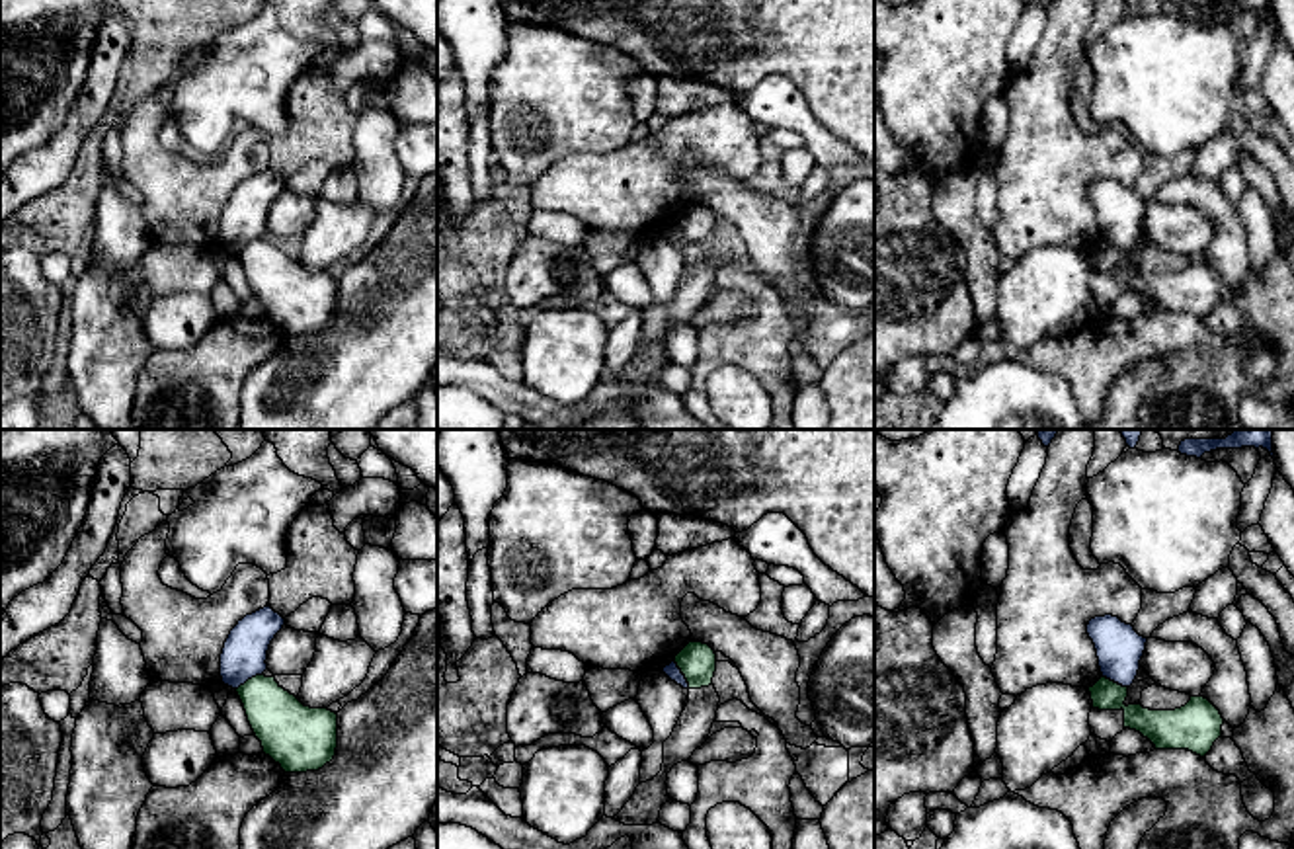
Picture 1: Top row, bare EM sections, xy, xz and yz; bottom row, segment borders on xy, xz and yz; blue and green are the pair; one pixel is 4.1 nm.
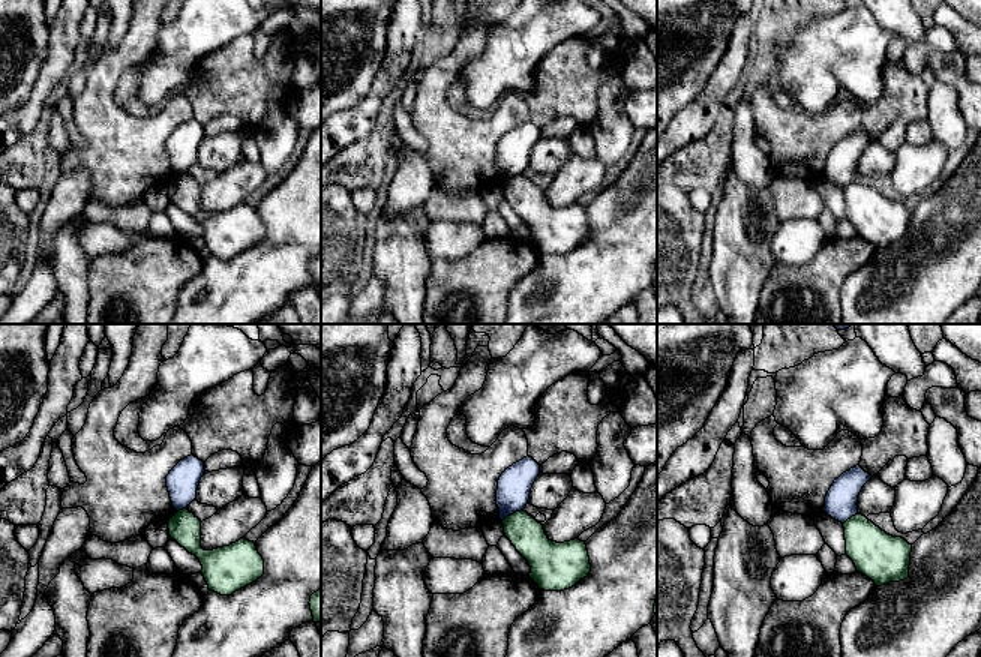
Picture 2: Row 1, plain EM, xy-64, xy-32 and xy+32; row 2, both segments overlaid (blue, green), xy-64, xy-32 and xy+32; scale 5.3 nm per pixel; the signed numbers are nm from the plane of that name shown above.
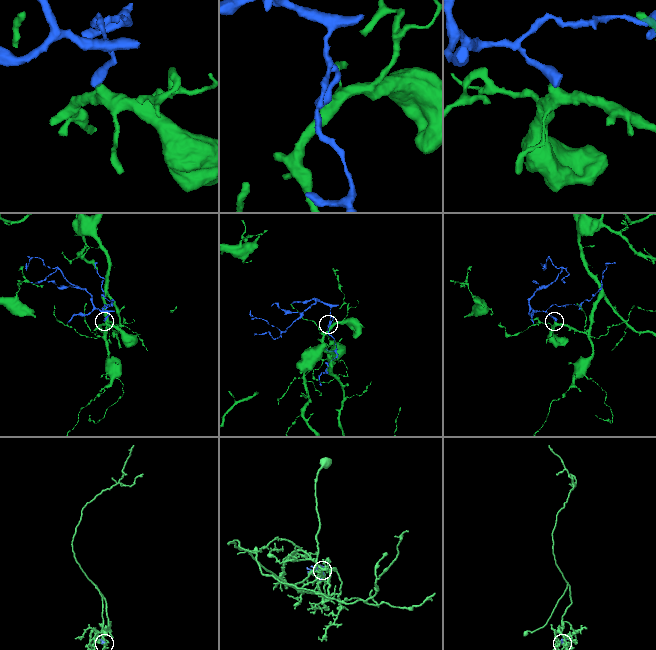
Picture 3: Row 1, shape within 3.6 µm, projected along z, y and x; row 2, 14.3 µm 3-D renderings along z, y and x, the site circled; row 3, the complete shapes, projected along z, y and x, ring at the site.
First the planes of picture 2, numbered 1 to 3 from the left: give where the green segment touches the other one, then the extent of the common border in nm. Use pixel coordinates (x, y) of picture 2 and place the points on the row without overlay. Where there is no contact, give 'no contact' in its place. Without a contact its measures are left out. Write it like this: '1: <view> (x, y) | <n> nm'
1: xy-64 (182, 173) | 60 nm
2: xy-32 (512, 177) | 130 nm
3: xy+32 (849, 182) | 100 nm

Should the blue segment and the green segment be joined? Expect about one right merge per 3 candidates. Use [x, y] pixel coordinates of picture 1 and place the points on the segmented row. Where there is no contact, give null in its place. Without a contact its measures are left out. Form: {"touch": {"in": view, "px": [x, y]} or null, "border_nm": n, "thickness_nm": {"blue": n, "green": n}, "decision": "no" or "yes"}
{"touch": {"in": "xz", "px": [682, 674]}, "border_nm": 140, "thickness_nm": {"blue": 60, "green": 160}, "decision": "no"}

